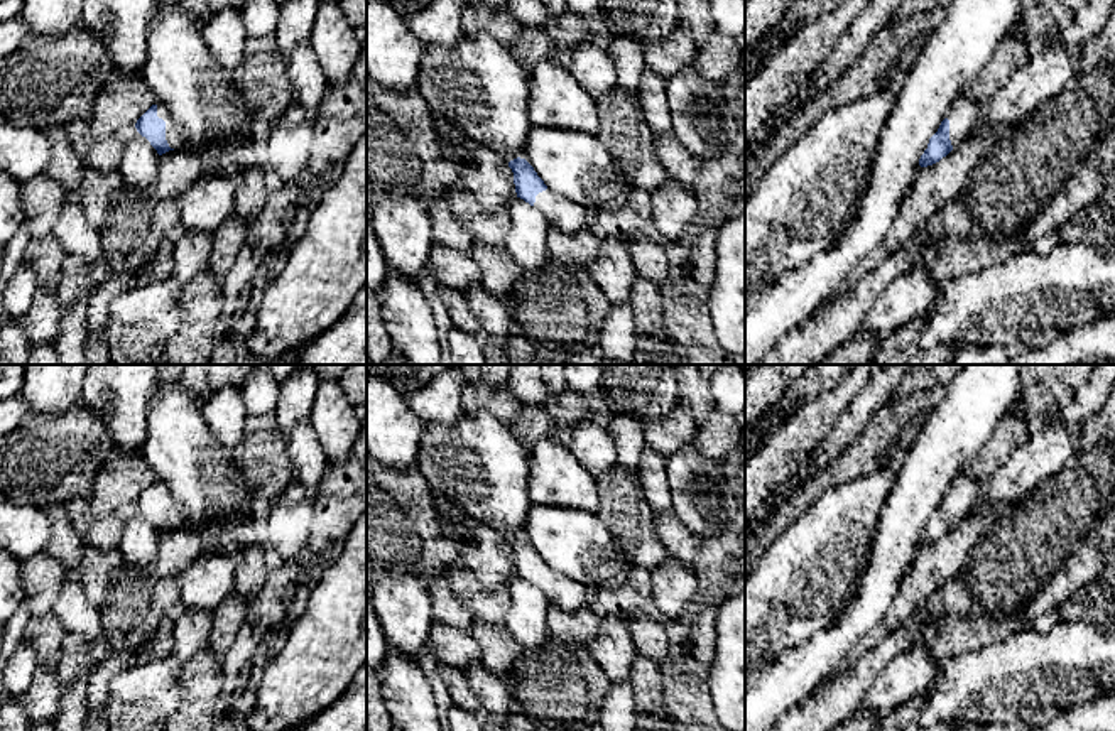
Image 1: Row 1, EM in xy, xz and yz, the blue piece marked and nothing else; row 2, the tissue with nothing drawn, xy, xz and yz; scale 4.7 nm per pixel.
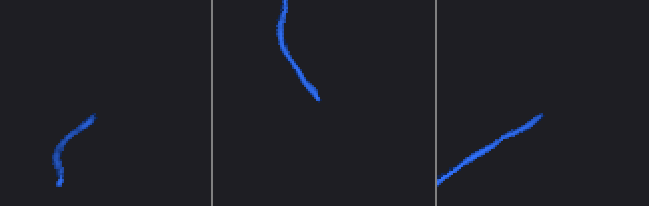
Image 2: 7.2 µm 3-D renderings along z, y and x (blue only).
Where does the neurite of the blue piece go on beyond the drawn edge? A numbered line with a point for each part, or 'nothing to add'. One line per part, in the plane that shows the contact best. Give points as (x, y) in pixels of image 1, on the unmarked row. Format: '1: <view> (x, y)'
1: xy (174, 514)

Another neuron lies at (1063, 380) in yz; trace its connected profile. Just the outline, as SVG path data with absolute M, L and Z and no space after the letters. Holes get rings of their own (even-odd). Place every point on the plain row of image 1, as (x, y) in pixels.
M1027 365L1022 397L1014 403L1012 414L1031 425L1042 425L1061 407L1071 403L1074 393L1086 383L1095 365Z

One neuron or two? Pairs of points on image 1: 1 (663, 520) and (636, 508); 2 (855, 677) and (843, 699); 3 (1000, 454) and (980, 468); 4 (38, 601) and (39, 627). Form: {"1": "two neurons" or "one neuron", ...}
{"1": "two neurons", "2": "one neuron", "3": "one neuron", "4": "two neurons"}

